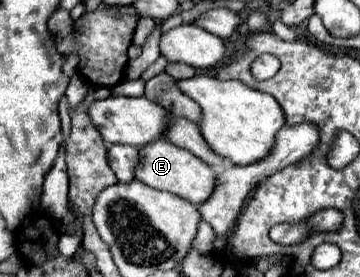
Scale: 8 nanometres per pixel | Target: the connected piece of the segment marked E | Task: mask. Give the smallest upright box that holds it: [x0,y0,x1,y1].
[134,139,216,205]

